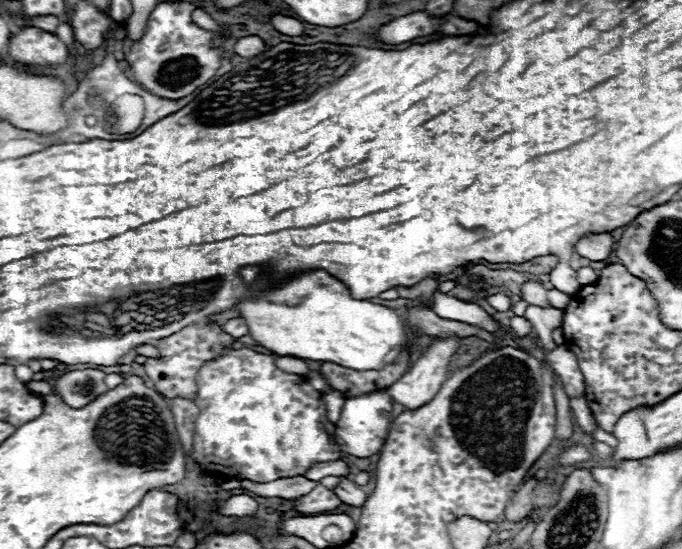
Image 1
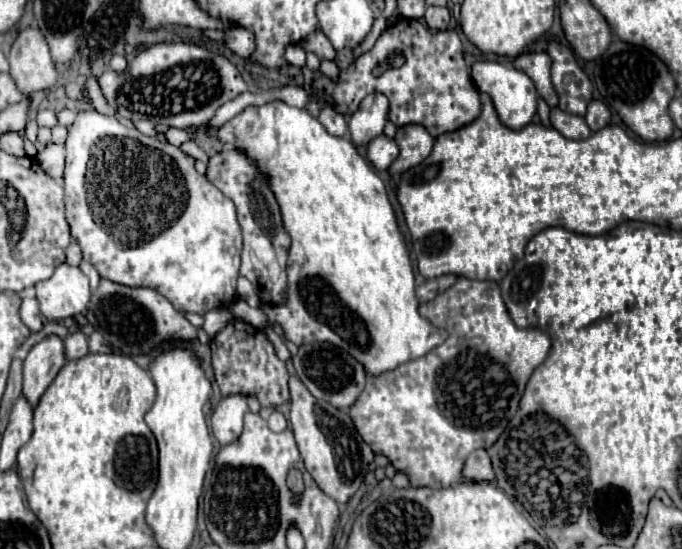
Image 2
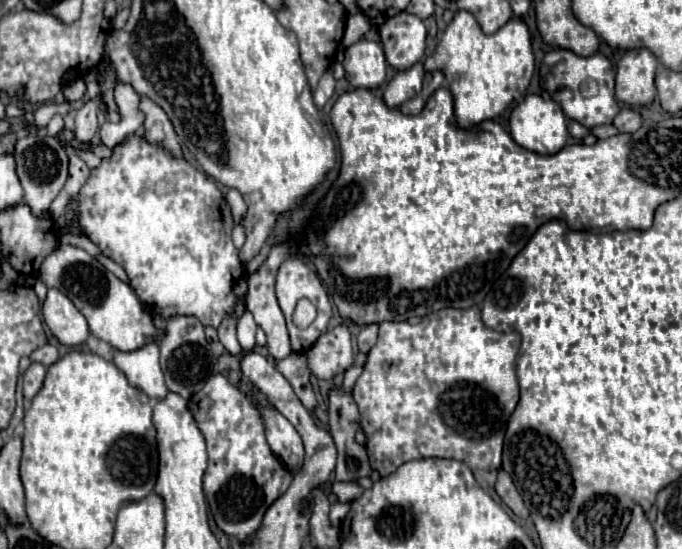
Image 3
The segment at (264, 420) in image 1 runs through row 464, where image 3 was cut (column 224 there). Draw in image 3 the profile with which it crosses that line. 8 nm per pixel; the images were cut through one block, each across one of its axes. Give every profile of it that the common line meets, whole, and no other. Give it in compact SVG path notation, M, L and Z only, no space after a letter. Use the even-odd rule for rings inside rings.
M130 136L114 148L110 158L104 158L102 164L92 170L88 182L76 196L76 202L78 220L86 230L86 236L126 270L132 288L152 316L166 320L174 314L186 314L196 316L204 326L218 328L232 308L236 308L238 314L244 312L248 274L232 244L230 206L224 202L216 184L194 170L186 160L172 158L166 150L148 144L144 138ZM174 182L182 182L182 190L168 190L168 184Z

